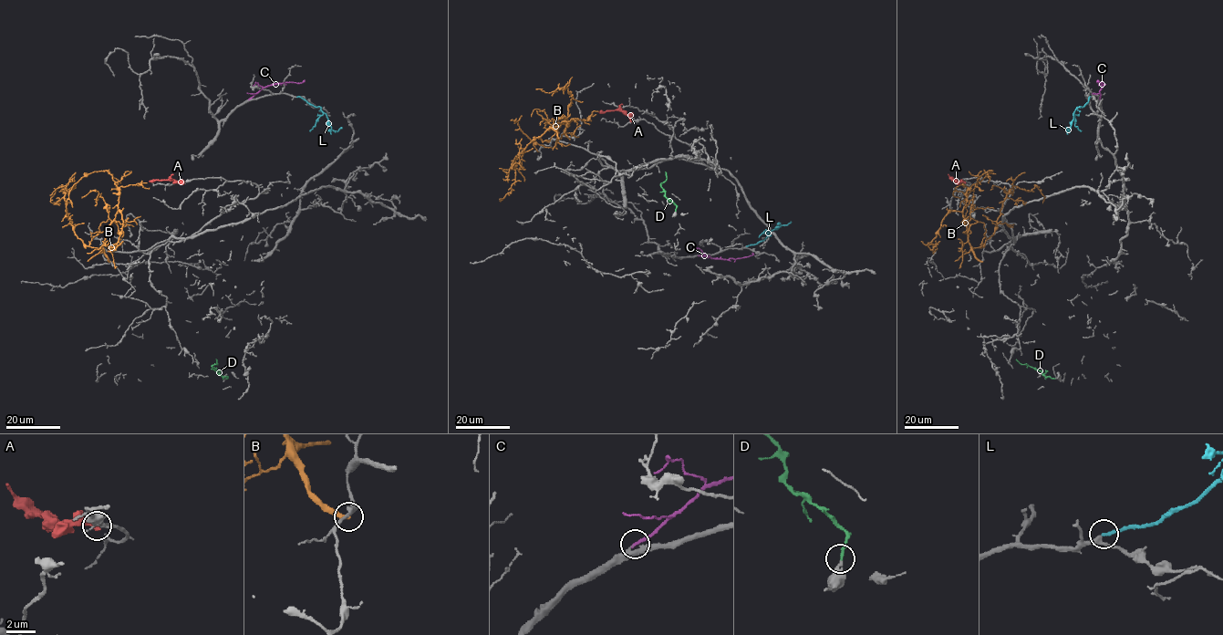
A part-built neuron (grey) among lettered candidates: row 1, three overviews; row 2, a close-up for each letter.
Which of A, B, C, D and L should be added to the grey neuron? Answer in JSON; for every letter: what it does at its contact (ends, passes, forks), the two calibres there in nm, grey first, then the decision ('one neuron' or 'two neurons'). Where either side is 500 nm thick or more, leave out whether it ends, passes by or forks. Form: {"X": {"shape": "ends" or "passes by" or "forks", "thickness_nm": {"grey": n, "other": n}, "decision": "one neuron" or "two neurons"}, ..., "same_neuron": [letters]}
{"A": {"shape": "ends", "thickness_nm": {"grey": 260, "other": 360}, "decision": "two neurons"}, "B": {"shape": "ends", "thickness_nm": {"grey": 320, "other": 280}, "decision": "two neurons"}, "C": {"shape": "ends", "thickness_nm": {"grey": 280, "other": 240}, "decision": "one neuron"}, "D": {"shape": "ends", "thickness_nm": {"grey": 260, "other": 180}, "decision": "one neuron"}, "L": {"shape": "ends", "thickness_nm": {"grey": 240, "other": 240}, "decision": "one neuron"}, "same_neuron": ["C", "D", "L"]}

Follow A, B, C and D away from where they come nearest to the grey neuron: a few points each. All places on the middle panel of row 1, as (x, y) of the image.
A: (631, 121), (628, 116), (618, 110), (598, 112)
B: (558, 138), (552, 127), (566, 119), (568, 125), (553, 148), (534, 143), (523, 132), (516, 121), (510, 120)
C: (698, 255), (728, 259), (749, 256), (751, 253)
D: (675, 210), (677, 206), (665, 196), (660, 185), (666, 180), (665, 172)

